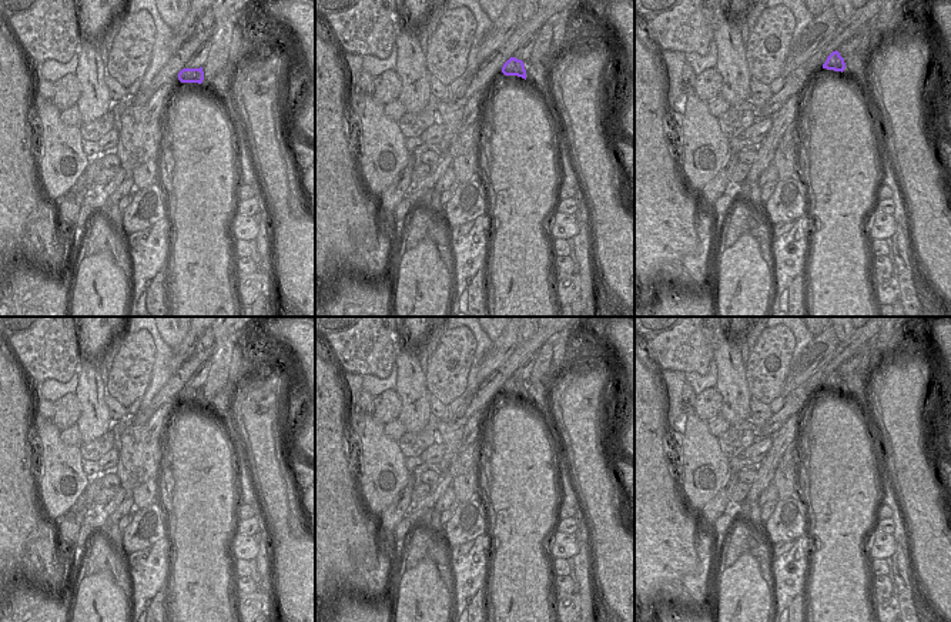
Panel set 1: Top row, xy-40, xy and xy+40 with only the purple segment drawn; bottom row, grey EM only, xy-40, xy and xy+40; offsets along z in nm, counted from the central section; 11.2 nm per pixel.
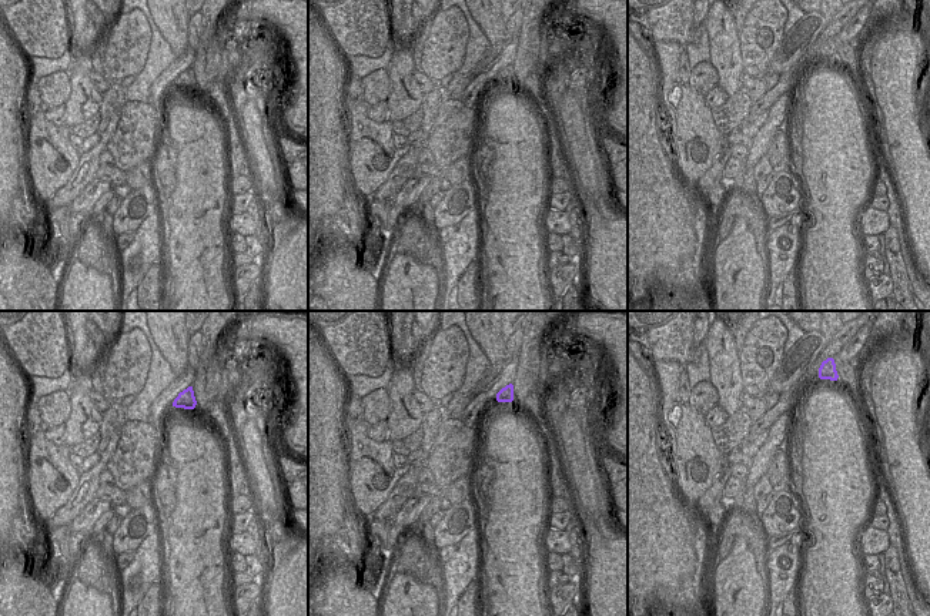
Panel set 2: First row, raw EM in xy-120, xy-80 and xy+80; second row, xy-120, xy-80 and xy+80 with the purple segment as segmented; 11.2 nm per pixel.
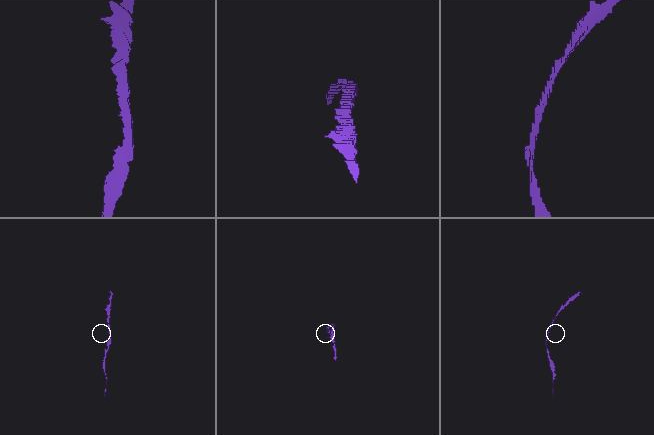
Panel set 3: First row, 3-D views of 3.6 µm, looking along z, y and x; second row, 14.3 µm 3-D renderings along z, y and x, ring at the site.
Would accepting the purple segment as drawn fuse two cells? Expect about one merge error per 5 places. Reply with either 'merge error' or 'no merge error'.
no merge error

